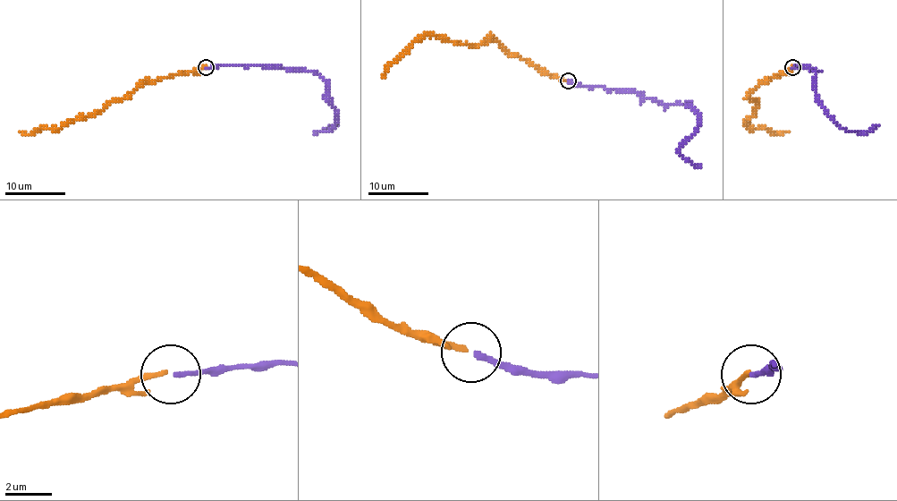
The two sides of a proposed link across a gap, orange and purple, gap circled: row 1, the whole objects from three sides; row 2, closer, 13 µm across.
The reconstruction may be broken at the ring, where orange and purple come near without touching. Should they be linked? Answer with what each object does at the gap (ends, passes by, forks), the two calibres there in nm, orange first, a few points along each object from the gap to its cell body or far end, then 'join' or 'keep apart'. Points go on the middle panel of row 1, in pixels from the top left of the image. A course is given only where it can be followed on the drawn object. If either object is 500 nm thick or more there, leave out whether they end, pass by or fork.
orange ends | purple ends | 200/220 nm | orange via (568, 80), (546, 75), (507, 52), (492, 38), (465, 45), (432, 36), (417, 38), (392, 62), (383, 78) | purple via (569, 80), (634, 90), (663, 104), (689, 104), (698, 114), (700, 124), (681, 148), (681, 153), (700, 166) | keep apart

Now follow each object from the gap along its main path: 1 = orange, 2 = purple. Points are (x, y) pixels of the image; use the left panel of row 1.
1: (205, 67), (145, 80), (125, 97), (62, 126), (37, 128), (29, 133), (20, 131)
2: (207, 67), (232, 64), (313, 71), (325, 82), (326, 99), (335, 111), (337, 123), (317, 133), (337, 124)

